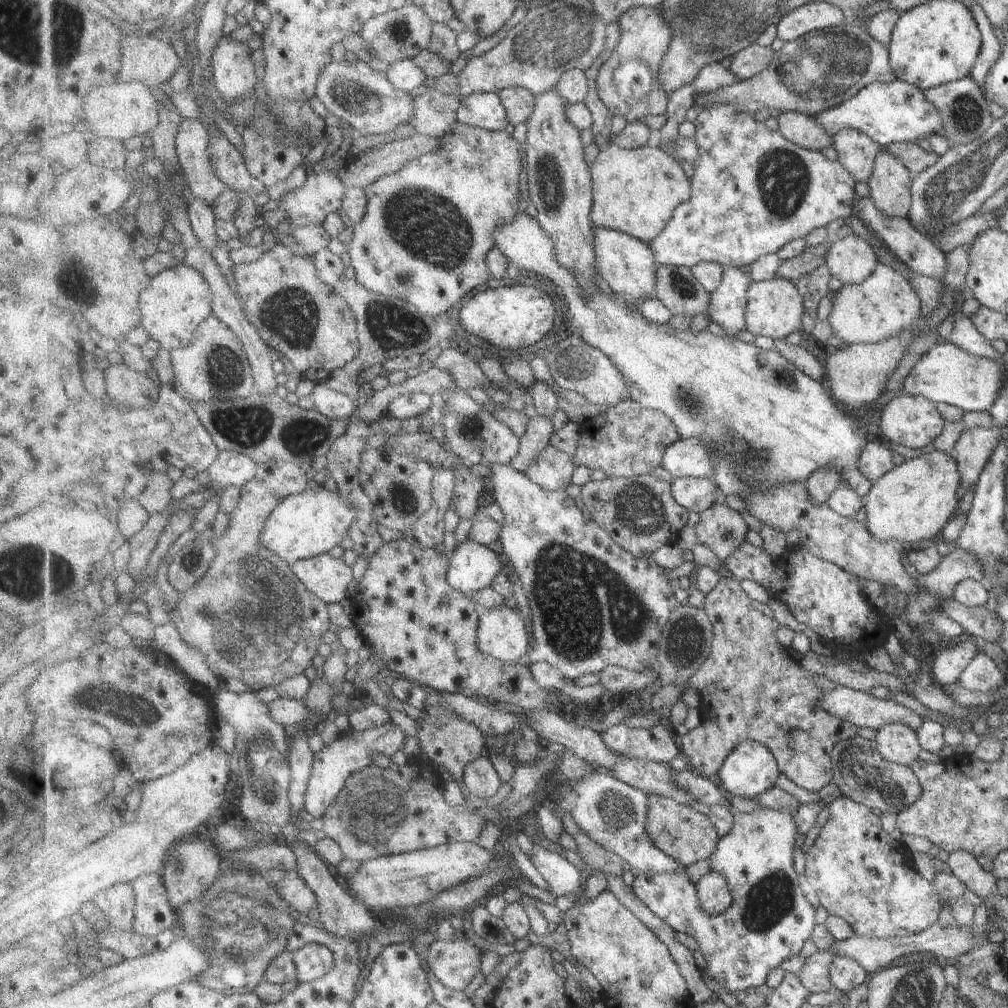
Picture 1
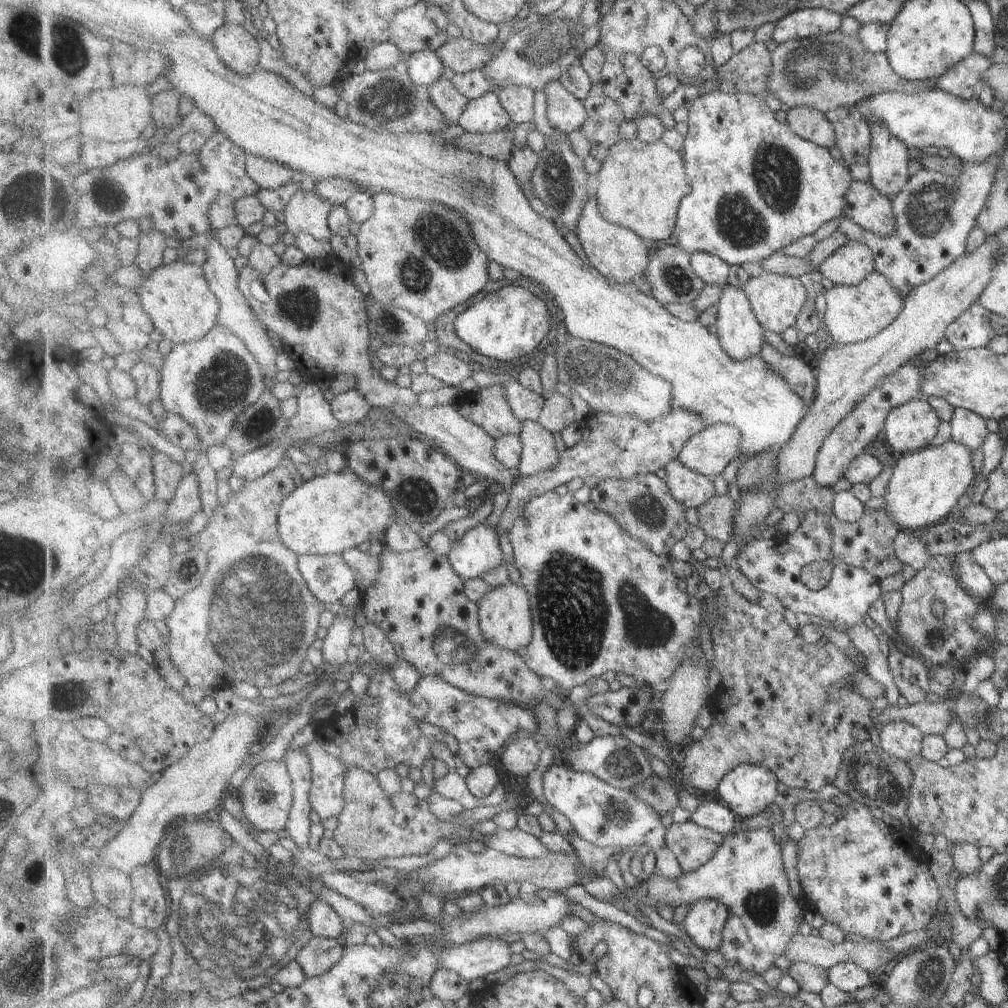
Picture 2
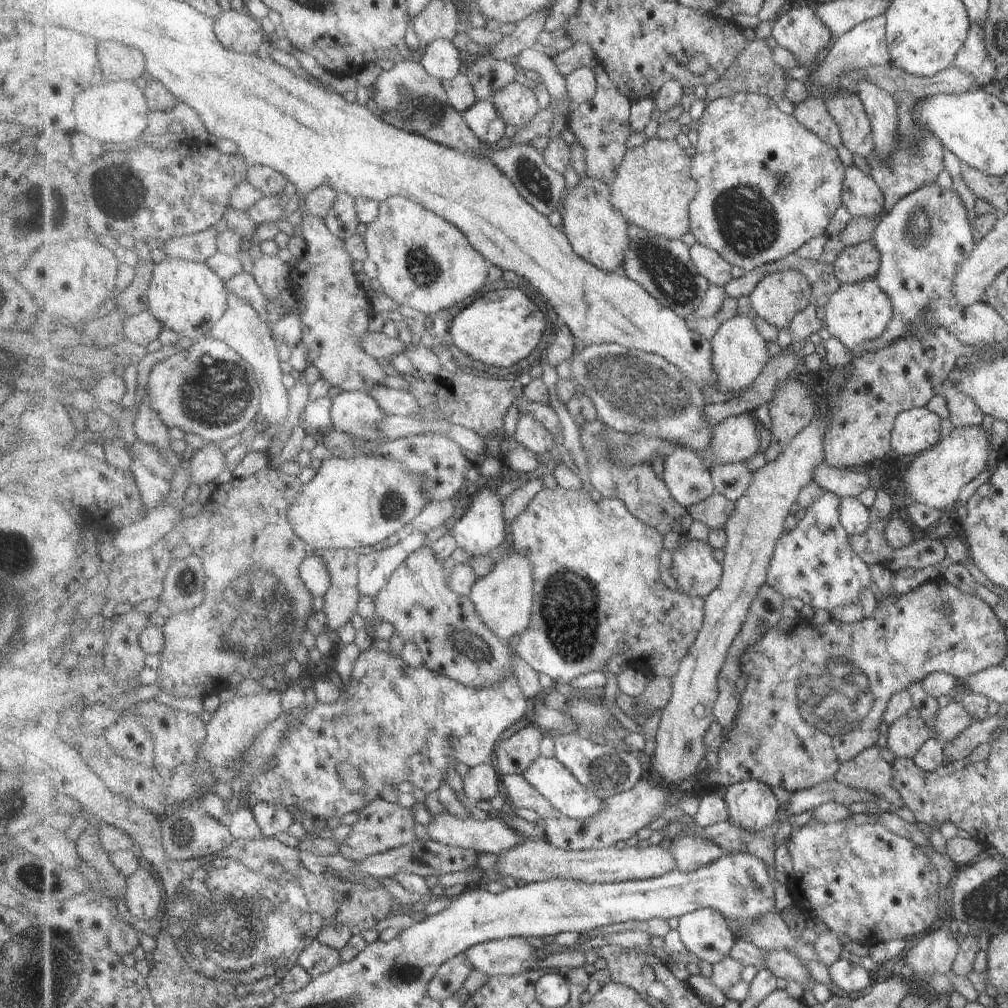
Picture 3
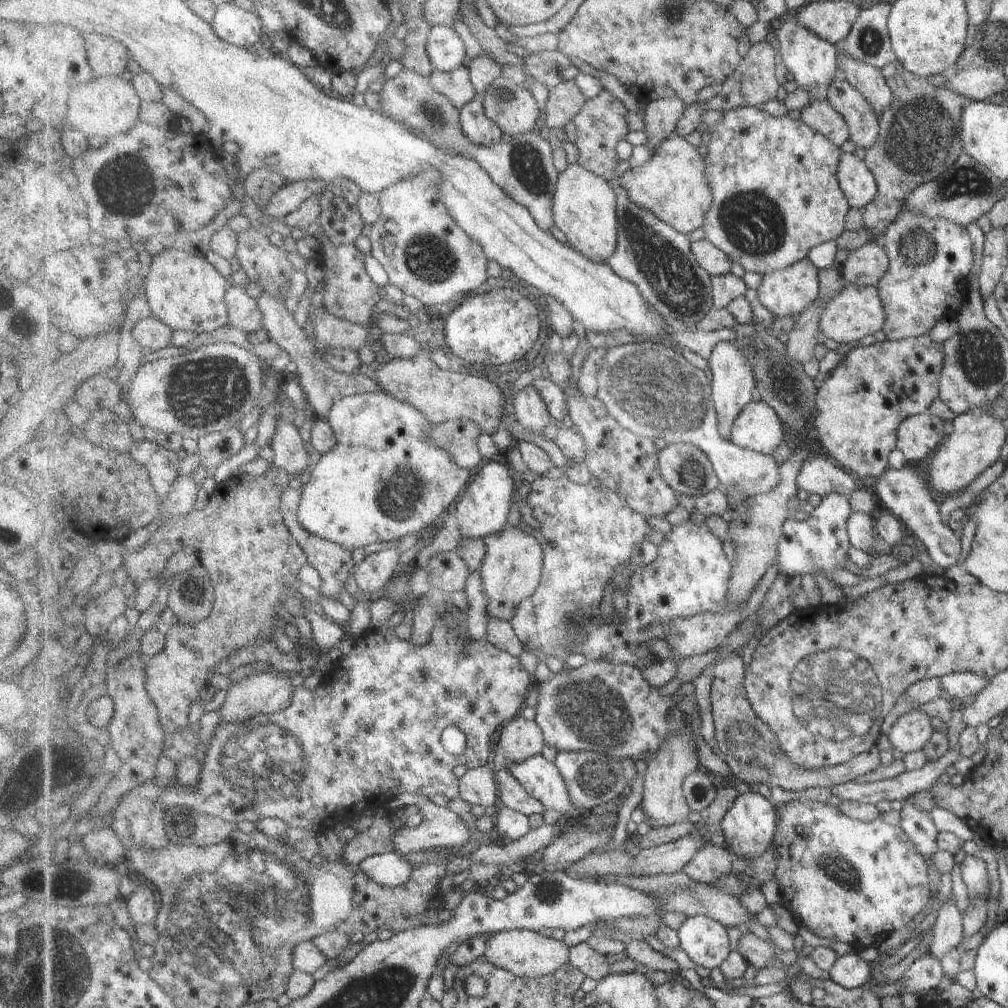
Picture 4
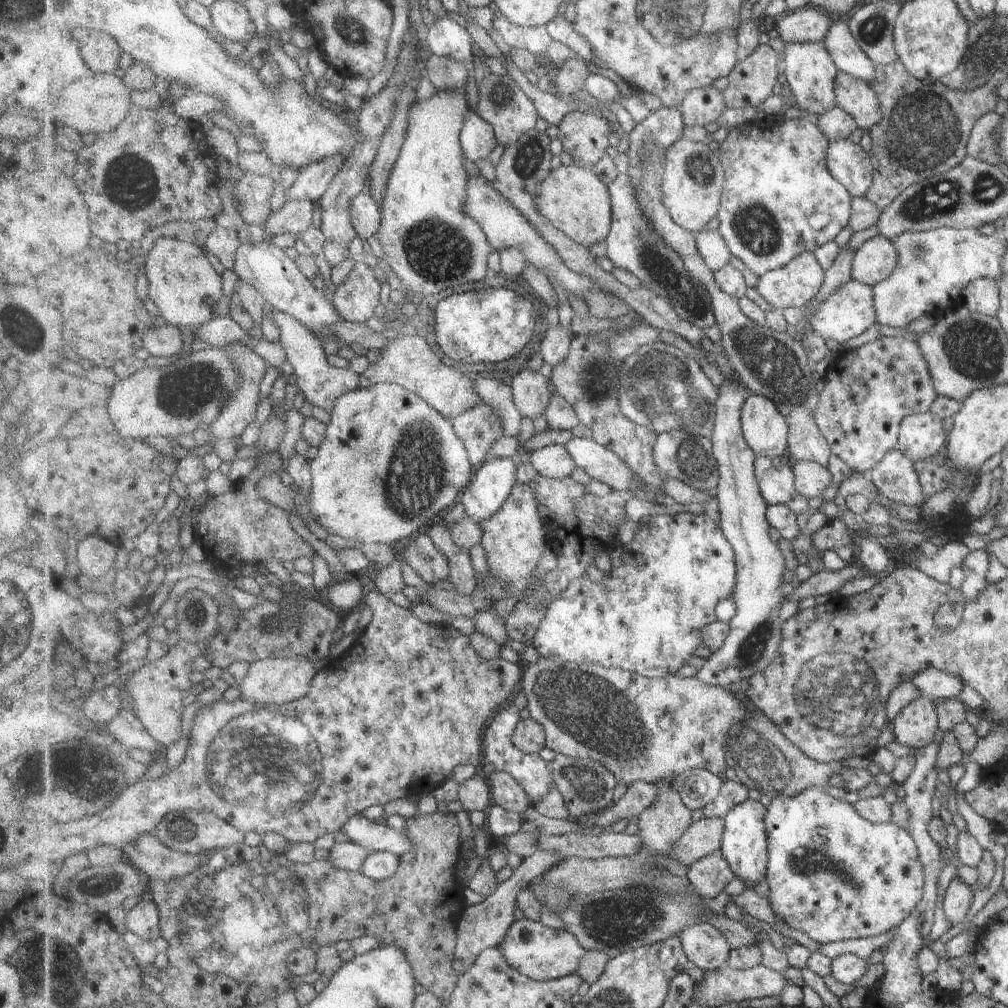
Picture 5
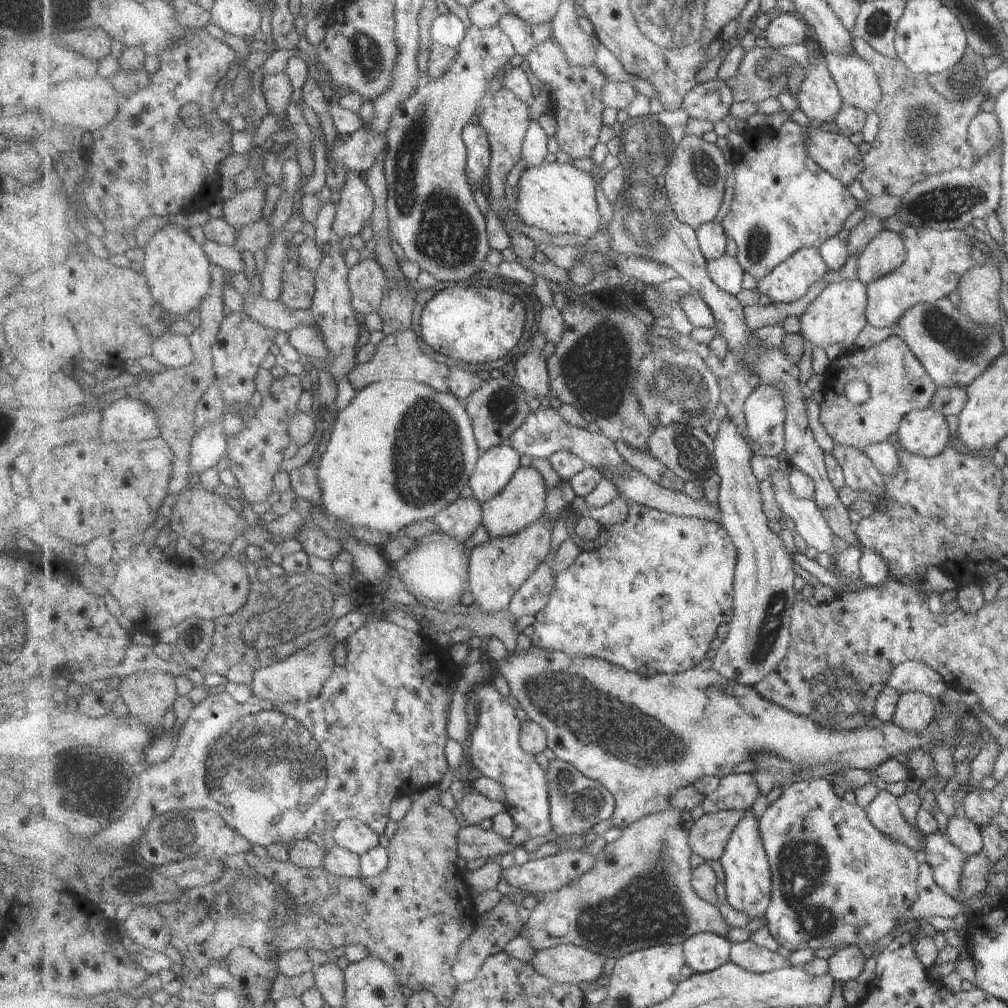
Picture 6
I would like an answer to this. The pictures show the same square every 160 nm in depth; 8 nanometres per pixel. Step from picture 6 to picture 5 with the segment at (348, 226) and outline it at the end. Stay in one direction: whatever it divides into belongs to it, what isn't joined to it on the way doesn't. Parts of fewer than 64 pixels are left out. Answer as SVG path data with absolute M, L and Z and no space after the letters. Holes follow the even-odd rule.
M369 191L357 195L352 200L352 225L363 240L376 237L382 227L382 208Z

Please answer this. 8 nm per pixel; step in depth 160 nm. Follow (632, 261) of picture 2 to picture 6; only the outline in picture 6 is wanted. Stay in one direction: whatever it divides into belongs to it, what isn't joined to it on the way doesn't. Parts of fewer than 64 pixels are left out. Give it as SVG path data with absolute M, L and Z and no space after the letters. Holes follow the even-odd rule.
M555 162L541 164L537 168L526 168L520 177L515 214L525 225L537 227L547 233L579 235L586 240L595 238L605 228L595 198L596 185L591 174L572 164Z

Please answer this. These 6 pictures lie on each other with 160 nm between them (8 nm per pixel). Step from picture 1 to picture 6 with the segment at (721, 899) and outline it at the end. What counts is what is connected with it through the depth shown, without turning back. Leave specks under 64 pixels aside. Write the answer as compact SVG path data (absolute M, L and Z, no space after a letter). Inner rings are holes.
M701 932L684 944L686 964L694 973L709 973L730 962L732 944L713 932Z

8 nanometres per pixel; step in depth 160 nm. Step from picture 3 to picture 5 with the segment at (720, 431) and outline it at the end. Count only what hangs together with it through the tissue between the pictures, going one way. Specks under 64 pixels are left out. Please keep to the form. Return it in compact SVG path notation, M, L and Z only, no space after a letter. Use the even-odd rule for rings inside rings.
M751 389L748 392L742 410L742 429L746 441L756 455L783 459L788 449L787 419L770 398L753 393Z

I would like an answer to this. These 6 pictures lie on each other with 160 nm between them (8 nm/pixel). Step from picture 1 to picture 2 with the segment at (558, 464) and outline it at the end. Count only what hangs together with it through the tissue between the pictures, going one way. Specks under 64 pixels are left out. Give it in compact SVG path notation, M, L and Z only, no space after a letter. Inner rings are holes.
M525 421L520 437L524 442L522 463L518 470L521 476L530 477L557 466L561 453L555 448L555 438L539 421Z

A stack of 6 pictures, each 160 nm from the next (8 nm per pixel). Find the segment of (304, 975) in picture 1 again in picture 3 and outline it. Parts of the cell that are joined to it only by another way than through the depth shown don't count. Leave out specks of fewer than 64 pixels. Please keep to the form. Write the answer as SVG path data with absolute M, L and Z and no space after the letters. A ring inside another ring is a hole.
M318 938L311 942L309 948L305 949L298 958L298 964L313 978L333 970L340 962L339 951L319 942Z

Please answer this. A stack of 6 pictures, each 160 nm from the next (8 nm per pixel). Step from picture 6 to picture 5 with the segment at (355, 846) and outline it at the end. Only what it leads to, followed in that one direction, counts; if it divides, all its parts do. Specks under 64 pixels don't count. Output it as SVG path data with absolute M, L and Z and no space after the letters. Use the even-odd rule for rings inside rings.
M363 815L350 818L343 825L342 832L370 853L387 851L401 858L402 854L412 847L412 841L401 830L393 829L389 824L386 826L374 824Z

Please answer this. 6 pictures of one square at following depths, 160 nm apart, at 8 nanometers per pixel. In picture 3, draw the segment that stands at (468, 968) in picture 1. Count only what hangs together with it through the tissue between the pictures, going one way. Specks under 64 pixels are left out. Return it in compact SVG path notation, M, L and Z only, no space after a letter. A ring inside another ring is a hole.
M525 938L492 940L466 950L472 967L488 976L522 975L537 969L536 948Z

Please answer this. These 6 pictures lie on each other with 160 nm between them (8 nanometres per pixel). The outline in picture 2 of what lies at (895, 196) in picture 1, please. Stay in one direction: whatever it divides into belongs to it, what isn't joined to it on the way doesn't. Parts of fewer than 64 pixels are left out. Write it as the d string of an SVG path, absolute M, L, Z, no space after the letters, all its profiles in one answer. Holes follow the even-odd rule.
M883 123L869 126L871 150L868 154L870 183L880 195L893 198L908 179L906 146Z

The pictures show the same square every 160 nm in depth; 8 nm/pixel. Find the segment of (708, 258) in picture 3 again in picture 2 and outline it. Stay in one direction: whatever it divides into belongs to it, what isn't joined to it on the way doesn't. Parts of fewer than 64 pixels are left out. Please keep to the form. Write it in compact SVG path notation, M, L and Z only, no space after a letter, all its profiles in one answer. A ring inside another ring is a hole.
M696 252L690 254L692 267L701 280L707 285L724 287L727 285L727 278L731 274L731 265L725 260L709 254L708 252Z

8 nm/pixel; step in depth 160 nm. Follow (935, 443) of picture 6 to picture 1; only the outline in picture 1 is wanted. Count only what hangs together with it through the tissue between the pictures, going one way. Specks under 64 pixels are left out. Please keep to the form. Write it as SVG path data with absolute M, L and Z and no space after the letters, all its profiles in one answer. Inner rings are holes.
M919 395L896 397L880 409L879 426L882 436L907 448L923 448L931 444L940 435L943 423L935 405Z

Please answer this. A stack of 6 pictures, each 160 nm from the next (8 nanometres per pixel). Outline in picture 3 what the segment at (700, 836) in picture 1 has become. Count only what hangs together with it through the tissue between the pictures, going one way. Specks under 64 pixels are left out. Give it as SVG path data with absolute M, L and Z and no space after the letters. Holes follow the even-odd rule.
M692 835L677 836L672 846L678 869L685 873L709 866L728 855L728 850L708 839L693 838Z

